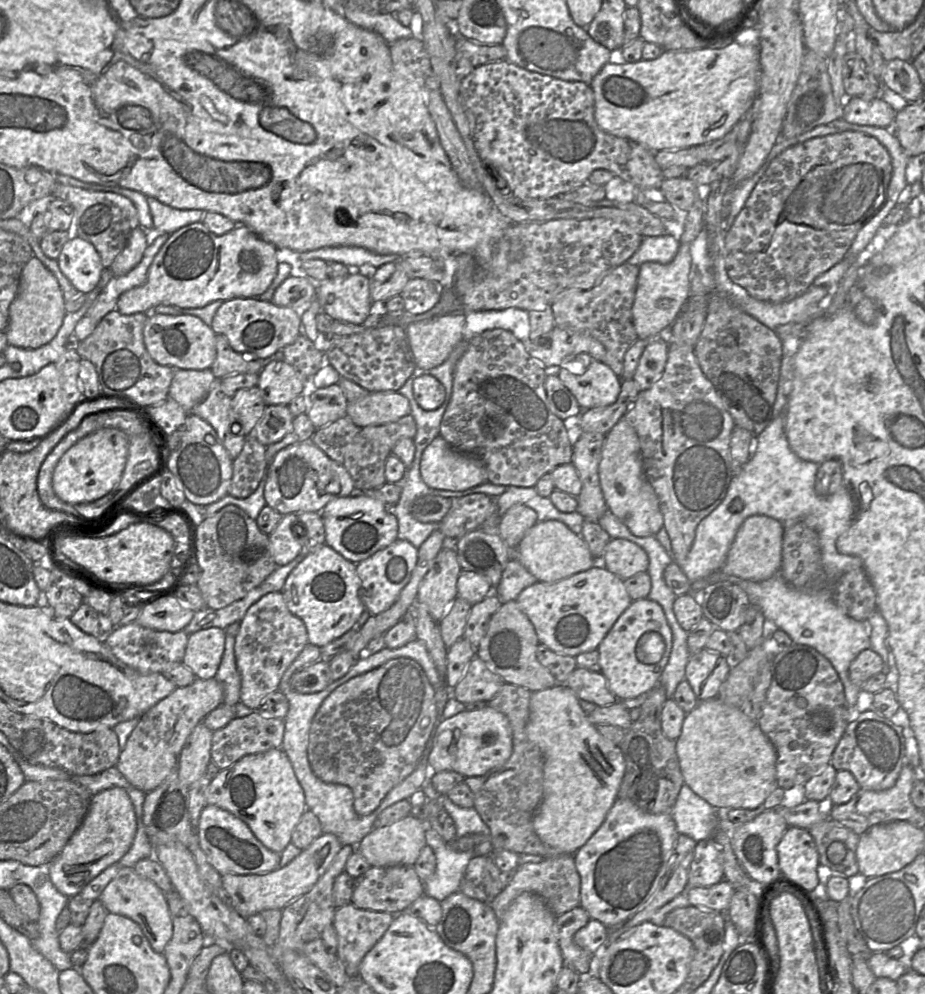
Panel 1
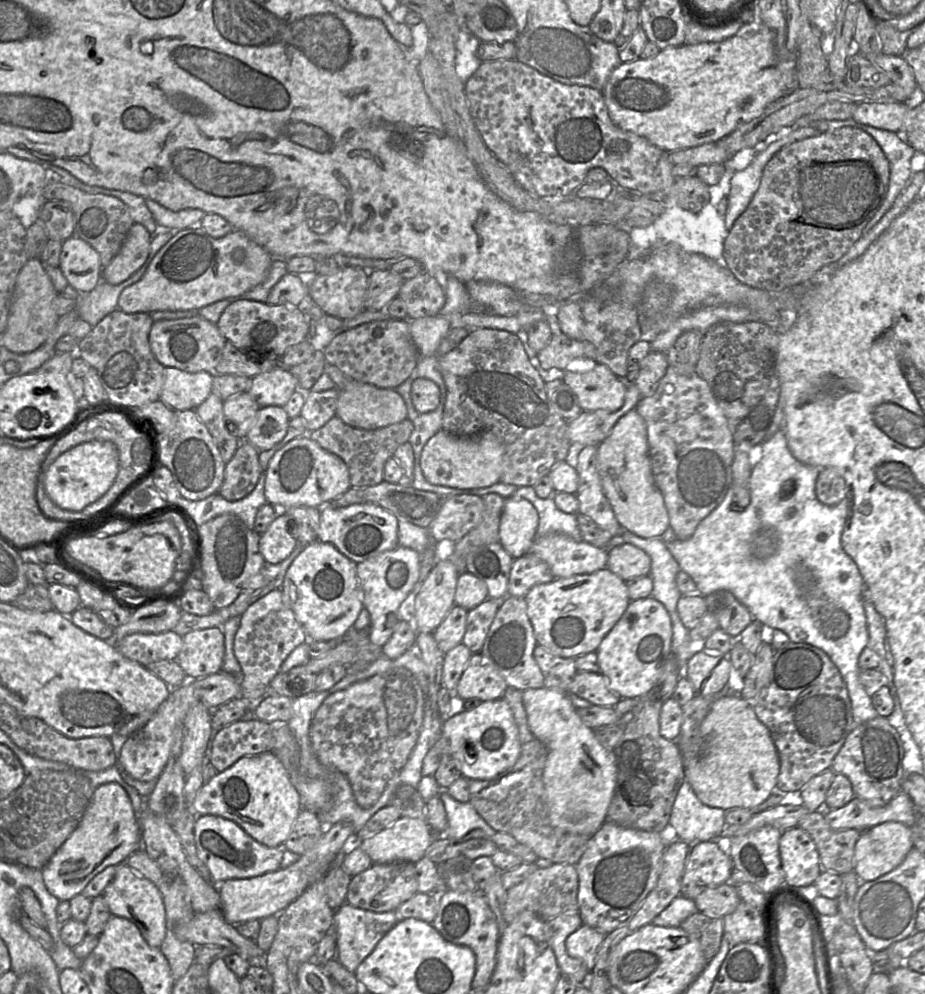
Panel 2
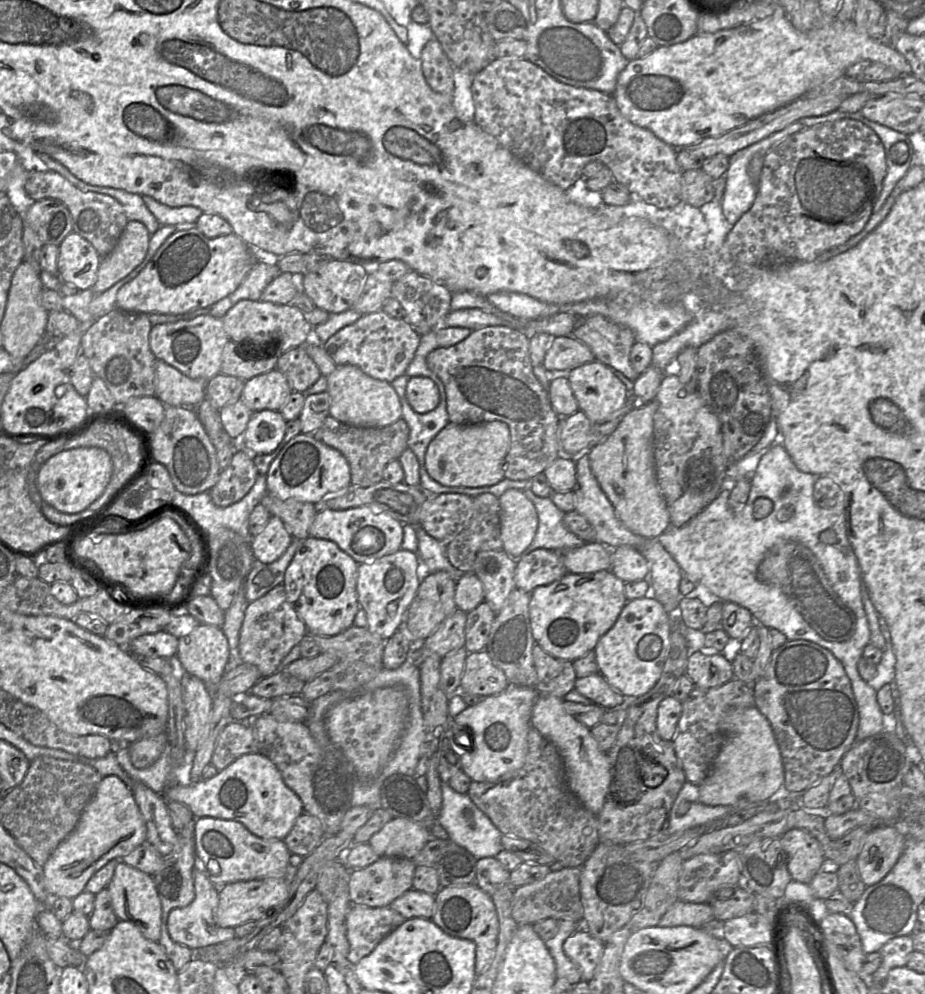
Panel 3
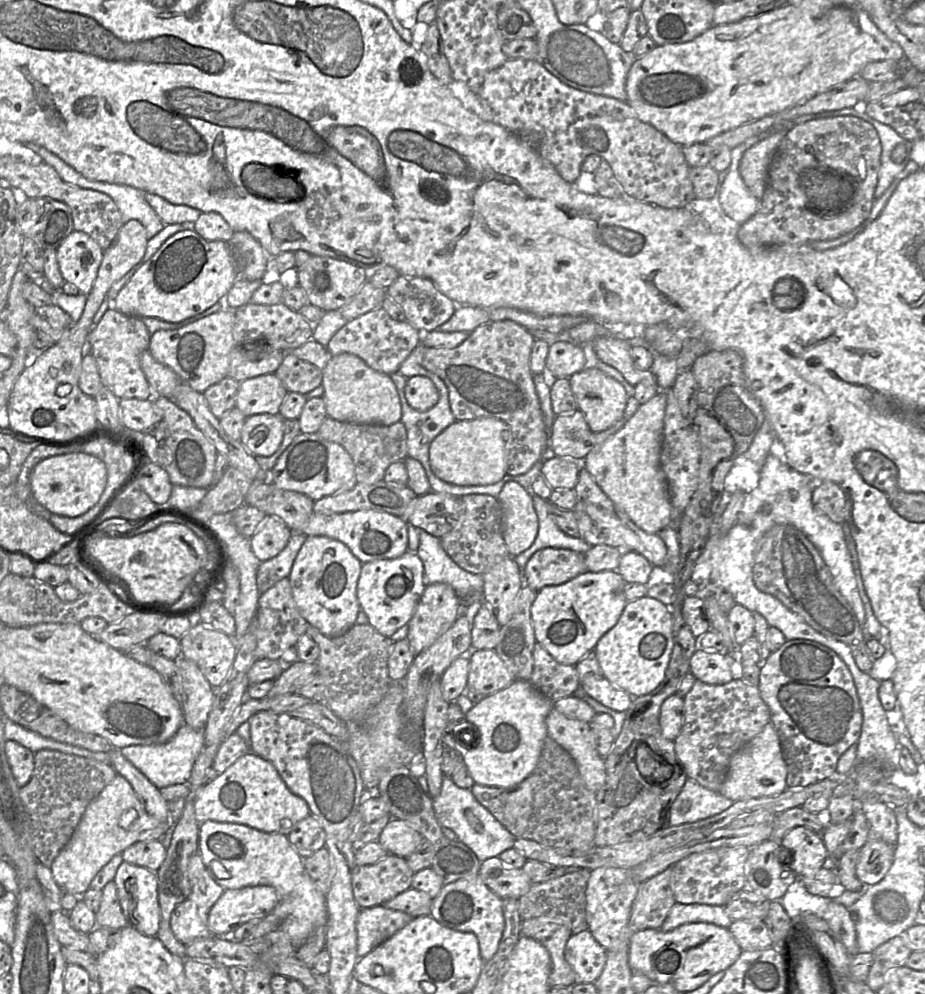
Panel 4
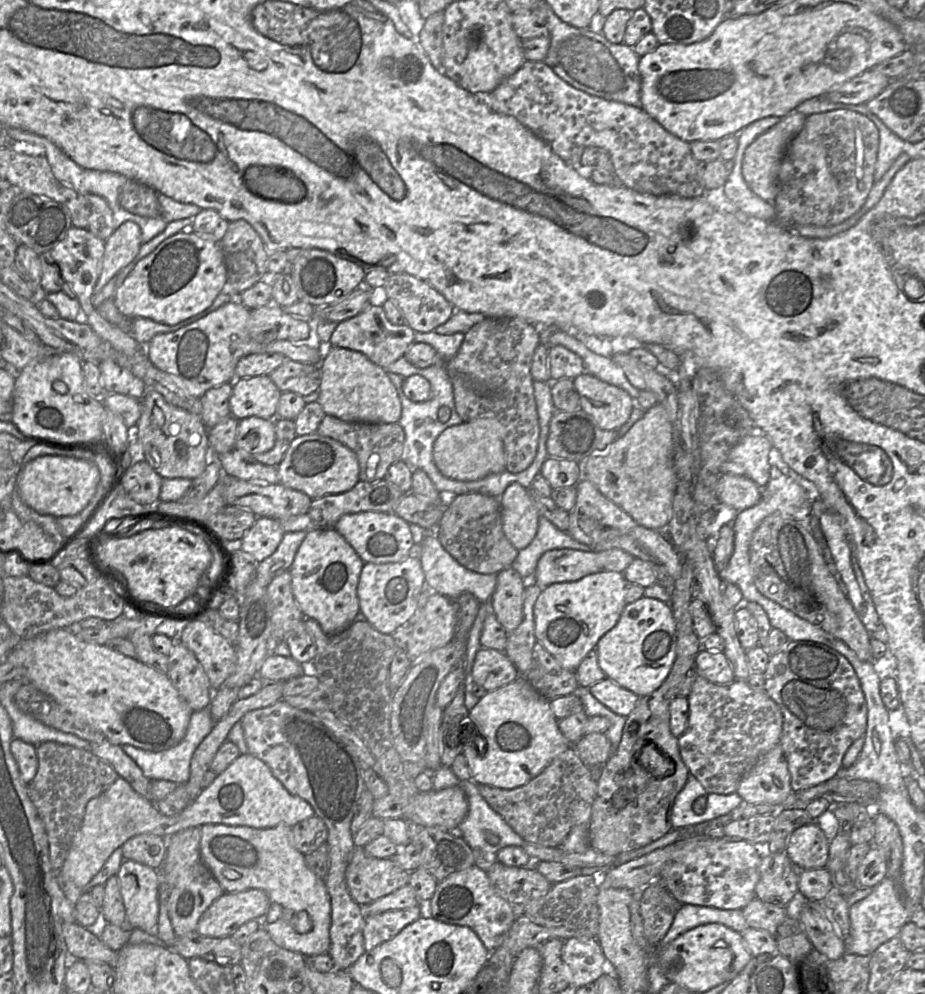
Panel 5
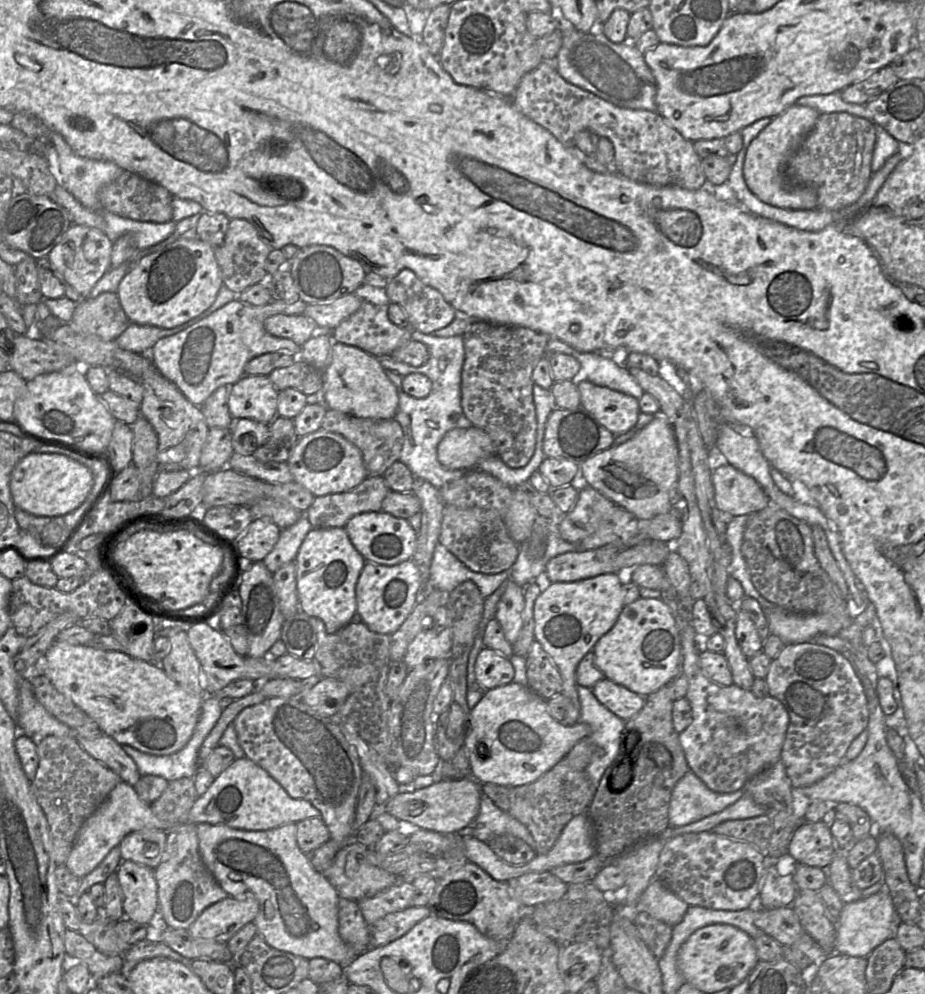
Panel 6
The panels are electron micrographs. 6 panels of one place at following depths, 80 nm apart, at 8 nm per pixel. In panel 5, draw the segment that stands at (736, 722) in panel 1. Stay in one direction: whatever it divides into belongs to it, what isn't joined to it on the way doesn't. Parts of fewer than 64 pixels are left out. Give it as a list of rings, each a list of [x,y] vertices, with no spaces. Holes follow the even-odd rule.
[[[780,743],[758,760],[741,780],[736,791],[745,803],[768,803],[772,805],[788,805],[792,792],[790,773]]]

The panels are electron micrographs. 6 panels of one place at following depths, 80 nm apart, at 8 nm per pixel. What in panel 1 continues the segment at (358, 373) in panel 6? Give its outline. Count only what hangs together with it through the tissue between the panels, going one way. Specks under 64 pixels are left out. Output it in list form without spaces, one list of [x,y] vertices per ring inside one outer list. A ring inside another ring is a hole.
[[[397,391],[369,392],[356,401],[348,402],[346,414],[358,426],[375,426],[397,421],[411,413],[408,399]]]

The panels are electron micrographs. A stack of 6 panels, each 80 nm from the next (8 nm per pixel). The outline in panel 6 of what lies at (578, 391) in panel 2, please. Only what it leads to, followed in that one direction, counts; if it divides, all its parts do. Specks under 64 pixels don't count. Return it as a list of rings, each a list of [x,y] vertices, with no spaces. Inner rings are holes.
[[[581,379],[576,384],[580,393],[580,407],[592,414],[597,421],[615,436],[623,434],[634,427],[640,413],[639,400],[633,396],[597,386]]]

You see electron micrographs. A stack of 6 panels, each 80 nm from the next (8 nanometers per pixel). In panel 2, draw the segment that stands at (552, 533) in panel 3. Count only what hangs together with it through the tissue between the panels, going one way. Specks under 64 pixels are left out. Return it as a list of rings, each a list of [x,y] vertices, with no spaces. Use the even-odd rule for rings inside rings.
[[[532,486],[518,487],[511,498],[522,498],[532,503],[538,513],[537,537],[561,532],[576,541],[582,540],[576,513],[565,513],[557,508],[552,497],[540,498]]]

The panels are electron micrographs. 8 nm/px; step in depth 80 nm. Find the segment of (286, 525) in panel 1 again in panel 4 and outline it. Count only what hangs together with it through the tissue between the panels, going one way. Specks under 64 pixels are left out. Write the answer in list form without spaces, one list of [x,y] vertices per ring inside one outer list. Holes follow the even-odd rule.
[[[266,516],[250,538],[250,546],[260,562],[278,555],[287,545],[292,531],[278,517]]]

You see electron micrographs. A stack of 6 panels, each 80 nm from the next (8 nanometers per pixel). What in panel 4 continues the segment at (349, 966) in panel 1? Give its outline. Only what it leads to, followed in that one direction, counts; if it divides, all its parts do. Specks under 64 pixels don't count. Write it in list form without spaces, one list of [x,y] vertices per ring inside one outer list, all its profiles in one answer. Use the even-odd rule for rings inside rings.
[[[383,905],[360,909],[356,920],[357,955],[361,958],[412,921],[405,912]]]

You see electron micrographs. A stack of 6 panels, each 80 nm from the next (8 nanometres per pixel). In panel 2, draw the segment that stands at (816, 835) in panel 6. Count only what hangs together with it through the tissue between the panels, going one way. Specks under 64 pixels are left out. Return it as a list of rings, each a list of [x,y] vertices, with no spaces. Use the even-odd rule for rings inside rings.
[[[797,826],[783,831],[779,853],[786,884],[805,887],[815,883],[820,875],[820,856],[805,830]]]

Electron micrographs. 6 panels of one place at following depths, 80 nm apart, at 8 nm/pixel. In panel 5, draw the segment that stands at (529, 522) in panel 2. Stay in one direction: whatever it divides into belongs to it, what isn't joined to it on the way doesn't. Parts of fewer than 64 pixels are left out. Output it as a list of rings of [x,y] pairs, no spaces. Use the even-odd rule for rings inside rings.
[[[513,482],[504,490],[499,501],[506,538],[517,550],[527,547],[537,533],[539,522],[539,512],[529,490]]]

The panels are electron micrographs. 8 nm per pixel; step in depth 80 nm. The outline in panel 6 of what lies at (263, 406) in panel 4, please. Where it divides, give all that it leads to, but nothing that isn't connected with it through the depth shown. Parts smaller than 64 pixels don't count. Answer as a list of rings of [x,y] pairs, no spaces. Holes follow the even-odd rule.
[[[244,375],[230,386],[228,409],[232,418],[270,424],[277,416],[278,394],[266,375]]]

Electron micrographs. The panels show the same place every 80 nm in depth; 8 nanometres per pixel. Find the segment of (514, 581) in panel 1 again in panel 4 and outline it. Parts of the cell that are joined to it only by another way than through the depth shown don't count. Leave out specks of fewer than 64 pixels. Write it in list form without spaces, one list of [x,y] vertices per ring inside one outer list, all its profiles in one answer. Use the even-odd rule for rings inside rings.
[[[543,548],[536,551],[522,569],[524,583],[538,591],[545,586],[558,585],[587,571],[584,554],[568,549]]]

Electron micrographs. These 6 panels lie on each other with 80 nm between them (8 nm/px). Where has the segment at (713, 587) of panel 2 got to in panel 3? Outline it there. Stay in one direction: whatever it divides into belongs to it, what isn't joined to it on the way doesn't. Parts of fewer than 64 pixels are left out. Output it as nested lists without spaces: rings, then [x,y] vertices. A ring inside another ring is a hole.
[[[772,444],[759,460],[750,481],[748,499],[741,510],[728,507],[731,486],[727,486],[687,524],[679,528],[669,526],[657,540],[675,560],[683,574],[697,577],[721,602],[733,602],[746,608],[756,623],[779,630],[787,641],[808,640],[829,650],[841,662],[850,679],[859,711],[856,742],[860,742],[885,730],[876,691],[860,677],[857,668],[864,648],[870,643],[870,631],[863,606],[864,581],[847,537],[845,514],[829,512],[819,507],[813,499],[813,487],[817,477],[800,471],[782,444]],[[761,497],[771,500],[773,507],[766,517],[754,519],[753,504]],[[782,541],[795,541],[807,547],[816,557],[836,594],[853,611],[856,627],[849,640],[831,642],[823,639],[802,618],[781,589],[758,581],[756,573],[760,562],[769,549]]]

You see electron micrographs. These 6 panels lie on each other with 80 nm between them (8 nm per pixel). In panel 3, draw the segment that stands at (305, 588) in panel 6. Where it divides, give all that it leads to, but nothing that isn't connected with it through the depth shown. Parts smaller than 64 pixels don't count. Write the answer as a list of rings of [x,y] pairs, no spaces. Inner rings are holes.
[[[307,537],[288,565],[284,581],[288,602],[307,630],[321,636],[335,636],[353,625],[360,605],[357,599],[358,563],[330,540]]]

